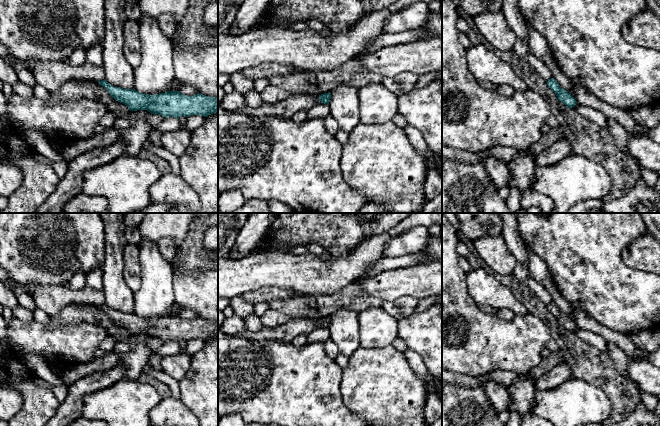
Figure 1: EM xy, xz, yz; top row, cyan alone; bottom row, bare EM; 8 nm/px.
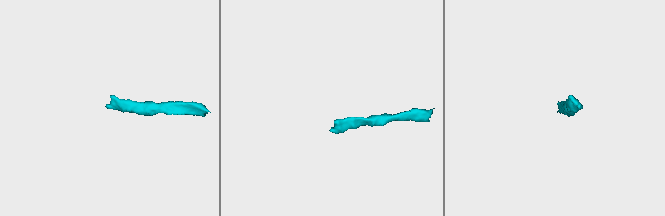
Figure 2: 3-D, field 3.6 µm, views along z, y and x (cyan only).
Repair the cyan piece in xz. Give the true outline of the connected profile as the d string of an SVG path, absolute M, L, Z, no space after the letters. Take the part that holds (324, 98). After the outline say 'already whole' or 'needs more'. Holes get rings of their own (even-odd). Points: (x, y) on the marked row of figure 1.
M324 93L319 96L296 95L290 96L275 104L265 102L258 108L252 108L246 105L240 110L241 114L249 116L278 116L292 119L293 115L299 111L308 111L312 106L319 102L329 105L331 93Z; needs more

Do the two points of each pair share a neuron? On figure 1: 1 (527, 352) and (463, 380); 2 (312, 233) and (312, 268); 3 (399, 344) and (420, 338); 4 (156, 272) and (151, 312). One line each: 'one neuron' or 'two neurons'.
1: two neurons
2: two neurons
3: two neurons
4: one neuron

